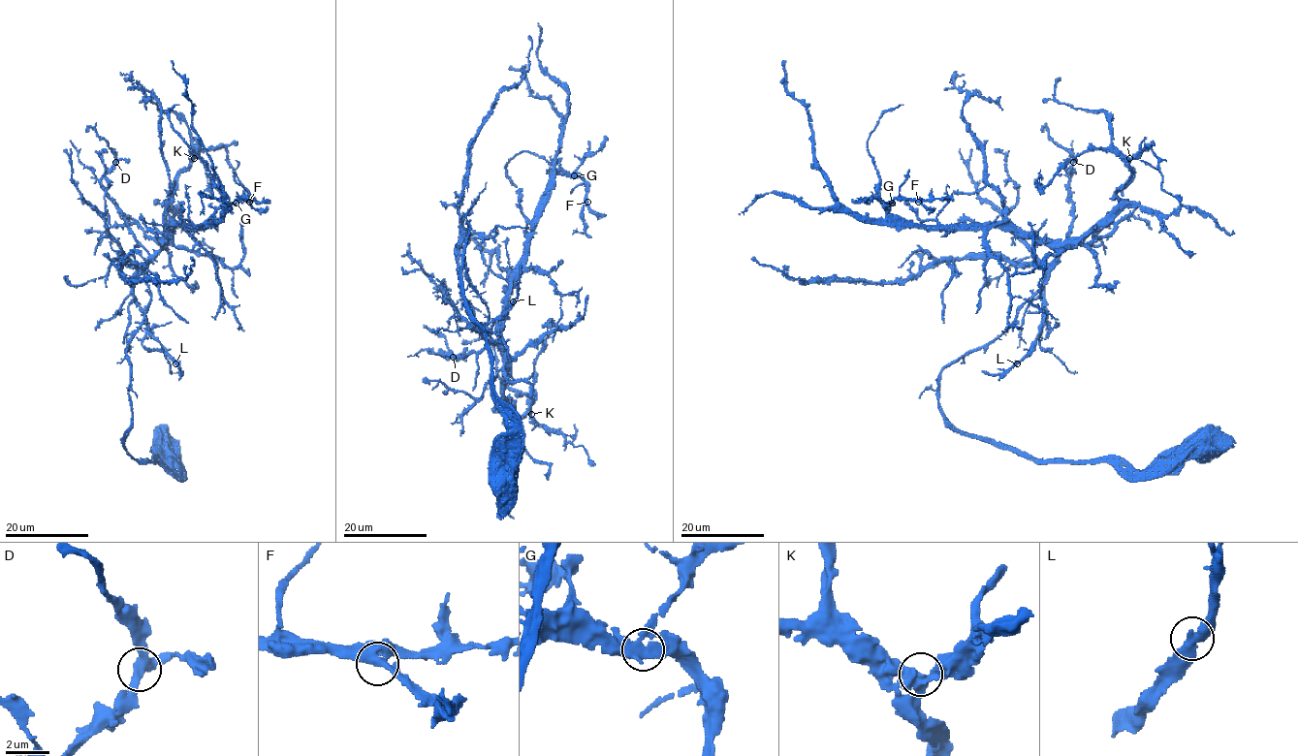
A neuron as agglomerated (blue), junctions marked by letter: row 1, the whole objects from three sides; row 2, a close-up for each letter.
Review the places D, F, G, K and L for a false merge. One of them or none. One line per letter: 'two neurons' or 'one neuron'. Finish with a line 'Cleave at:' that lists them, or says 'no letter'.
D: one neuron
F: one neuron
G: one neuron
K: one neuron
L: one neuron
Cleave at: no letter

